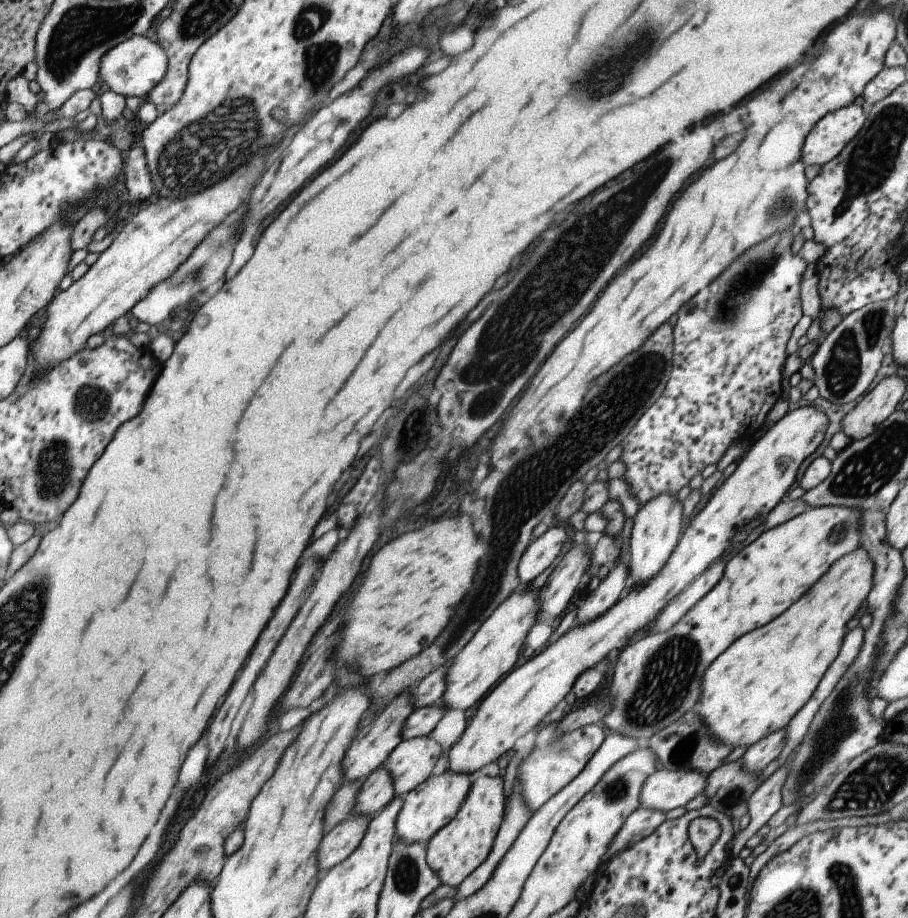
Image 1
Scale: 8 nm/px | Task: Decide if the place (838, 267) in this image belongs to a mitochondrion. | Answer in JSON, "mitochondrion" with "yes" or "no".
{"mitochondrion":"no"}

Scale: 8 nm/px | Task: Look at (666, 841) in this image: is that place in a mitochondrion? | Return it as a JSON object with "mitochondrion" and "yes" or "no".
{"mitochondrion":"no"}

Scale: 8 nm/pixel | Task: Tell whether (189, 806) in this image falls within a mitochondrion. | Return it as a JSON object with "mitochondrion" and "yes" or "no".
{"mitochondrion":"no"}

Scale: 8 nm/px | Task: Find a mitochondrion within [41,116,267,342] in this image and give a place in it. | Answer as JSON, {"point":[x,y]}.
{"point":[197,276]}

